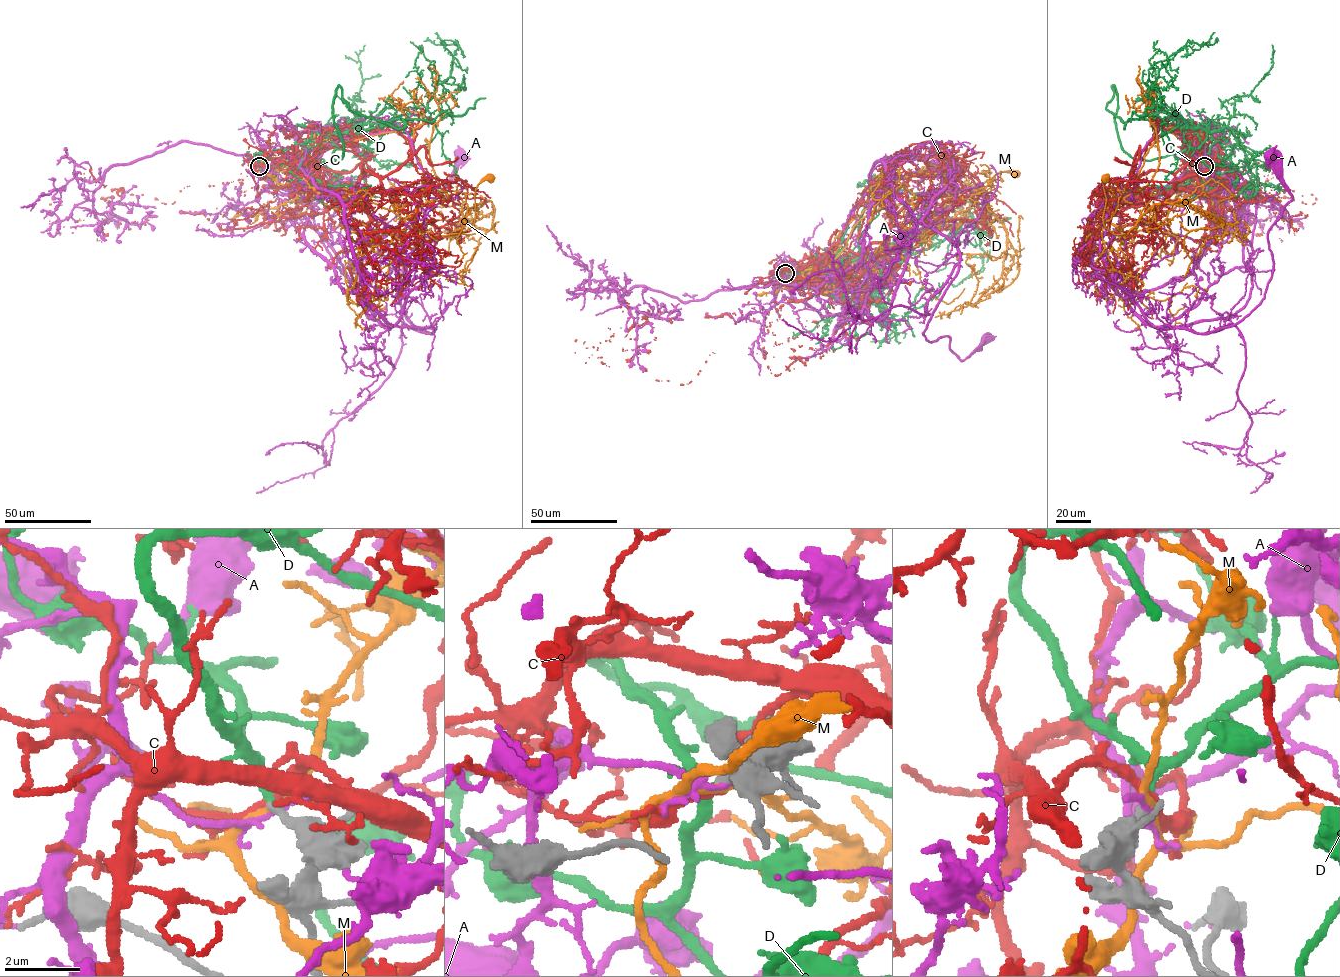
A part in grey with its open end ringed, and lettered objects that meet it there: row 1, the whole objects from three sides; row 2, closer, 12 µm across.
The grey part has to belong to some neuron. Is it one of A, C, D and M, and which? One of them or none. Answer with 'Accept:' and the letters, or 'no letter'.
Accept: D

